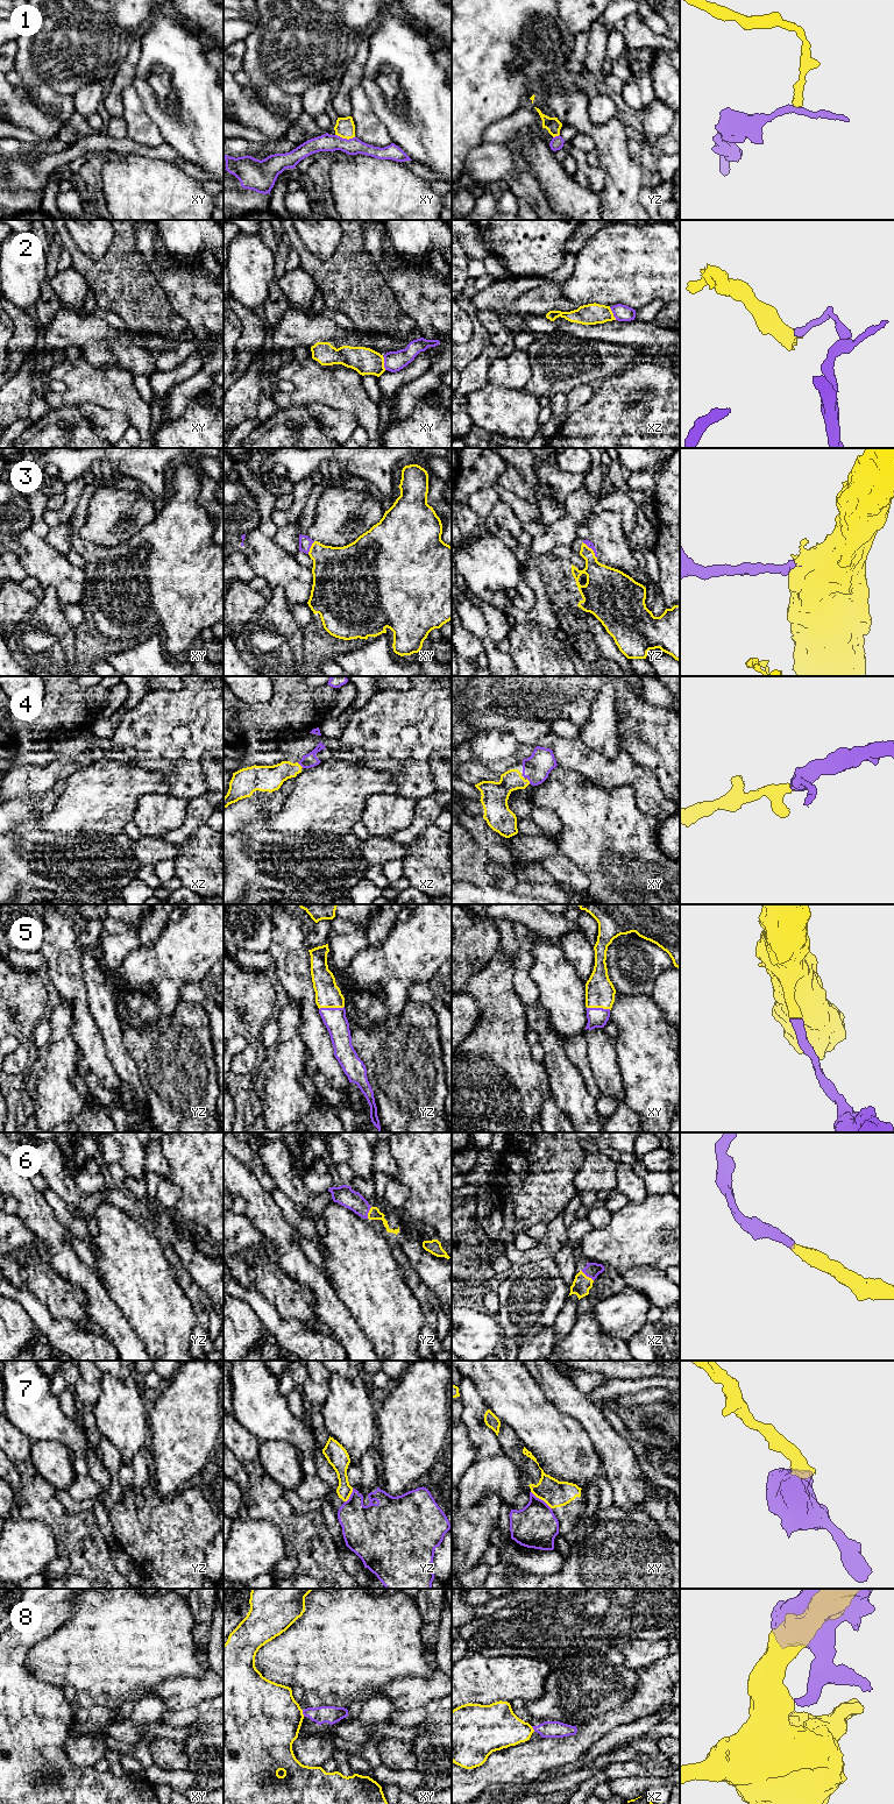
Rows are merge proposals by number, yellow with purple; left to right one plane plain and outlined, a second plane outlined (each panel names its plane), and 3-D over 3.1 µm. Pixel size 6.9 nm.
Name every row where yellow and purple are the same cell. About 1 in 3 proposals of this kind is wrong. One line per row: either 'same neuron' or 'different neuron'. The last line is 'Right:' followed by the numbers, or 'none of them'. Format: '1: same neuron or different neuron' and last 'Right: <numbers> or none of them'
1: different neuron
2: different neuron
3: same neuron
4: same neuron
5: same neuron
6: same neuron
7: different neuron
8: different neuron
Right: 3, 4, 5, 6

